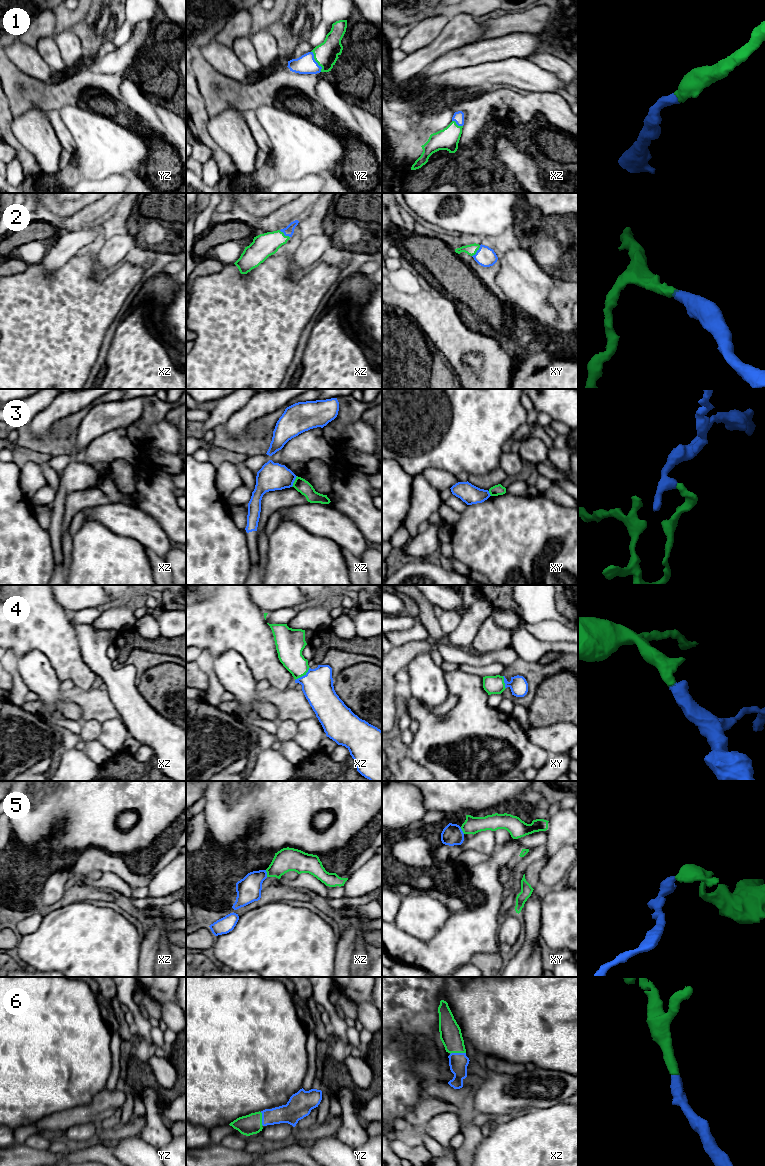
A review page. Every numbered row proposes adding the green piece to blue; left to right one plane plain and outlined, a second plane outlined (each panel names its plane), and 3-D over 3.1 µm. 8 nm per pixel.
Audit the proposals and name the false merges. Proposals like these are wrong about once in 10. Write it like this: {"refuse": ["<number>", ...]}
{"refuse": ["3", "5"]}

